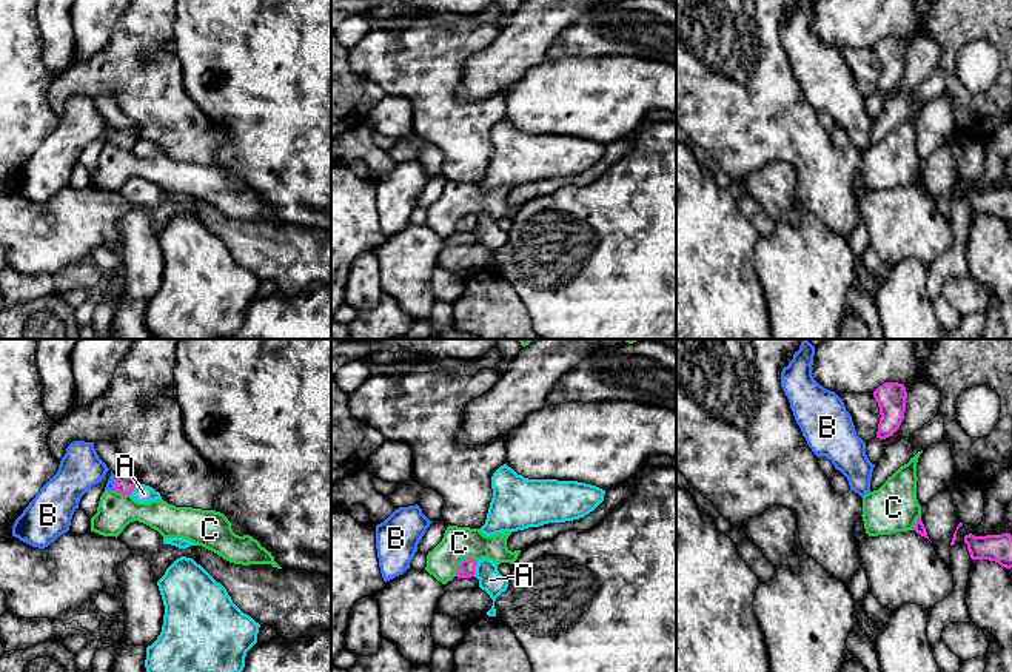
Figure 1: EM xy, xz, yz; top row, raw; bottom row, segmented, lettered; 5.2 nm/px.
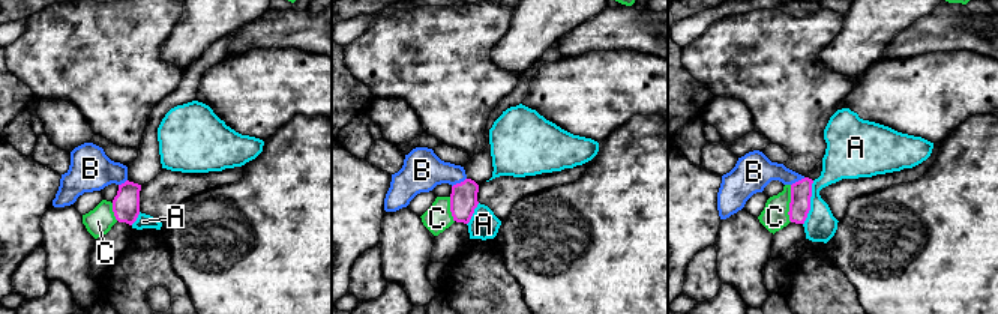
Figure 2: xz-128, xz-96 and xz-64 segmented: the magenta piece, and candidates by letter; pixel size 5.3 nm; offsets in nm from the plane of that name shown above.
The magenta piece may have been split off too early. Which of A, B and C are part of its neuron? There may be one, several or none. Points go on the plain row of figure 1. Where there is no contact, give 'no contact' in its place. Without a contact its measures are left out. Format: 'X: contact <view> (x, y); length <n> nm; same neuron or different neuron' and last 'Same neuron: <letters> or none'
A: contact xz (475, 224); length 80 nm; different neuron
B: contact xy (114, 137); length 80 nm; same neuron
C: contact xz (462, 216); length 150 nm; different neuron
Same neuron: B

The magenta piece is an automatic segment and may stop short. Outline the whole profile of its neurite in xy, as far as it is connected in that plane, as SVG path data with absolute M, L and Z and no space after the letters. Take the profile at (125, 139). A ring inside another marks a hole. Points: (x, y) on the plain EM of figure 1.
M111 126L111 131L106 137L105 145L116 145L122 150L131 150L134 143L137 142L136 134L129 129L114 129Z

